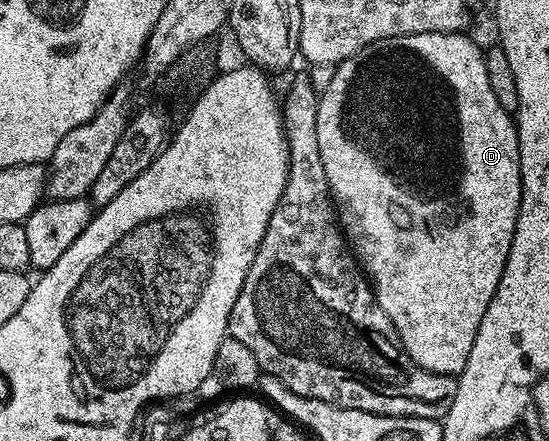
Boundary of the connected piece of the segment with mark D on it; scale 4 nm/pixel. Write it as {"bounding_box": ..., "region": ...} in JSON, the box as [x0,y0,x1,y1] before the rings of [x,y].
{"bounding_box":[317,32,523,377],"region":[[[461,32],[410,33],[404,37],[391,37],[391,77],[361,81],[353,75],[354,66],[341,65],[332,74],[327,90],[319,93],[317,107],[317,147],[321,147],[321,163],[325,166],[325,179],[331,188],[337,220],[355,260],[369,280],[378,305],[393,323],[406,353],[423,369],[454,377],[462,373],[465,363],[469,363],[469,351],[473,351],[473,339],[477,339],[481,315],[485,315],[485,307],[489,307],[497,283],[501,283],[501,271],[513,243],[513,231],[517,227],[519,204],[523,198],[516,118],[497,103],[497,95],[493,95],[493,87],[489,87],[489,74],[485,71],[484,50],[467,36],[466,32]]]}

